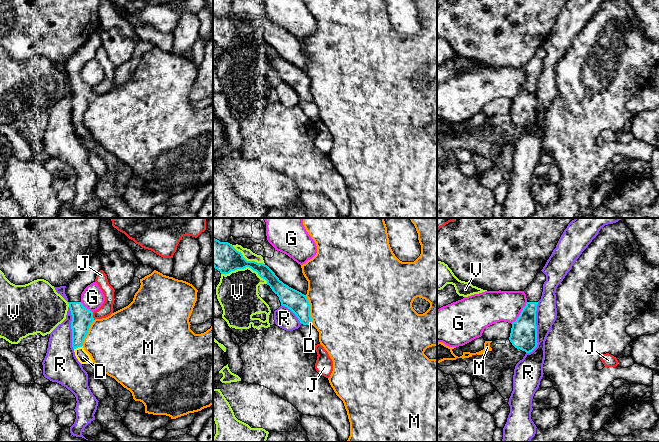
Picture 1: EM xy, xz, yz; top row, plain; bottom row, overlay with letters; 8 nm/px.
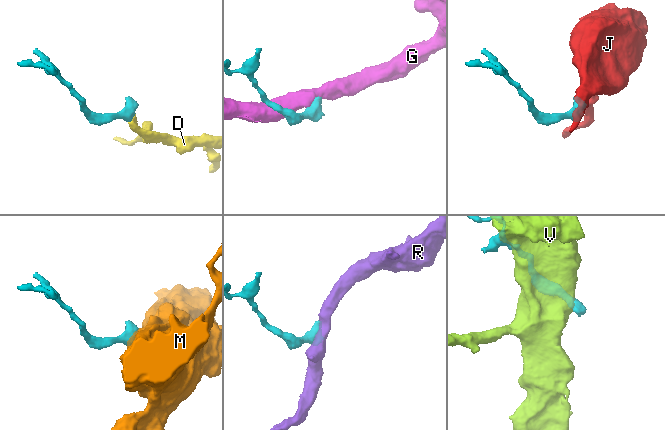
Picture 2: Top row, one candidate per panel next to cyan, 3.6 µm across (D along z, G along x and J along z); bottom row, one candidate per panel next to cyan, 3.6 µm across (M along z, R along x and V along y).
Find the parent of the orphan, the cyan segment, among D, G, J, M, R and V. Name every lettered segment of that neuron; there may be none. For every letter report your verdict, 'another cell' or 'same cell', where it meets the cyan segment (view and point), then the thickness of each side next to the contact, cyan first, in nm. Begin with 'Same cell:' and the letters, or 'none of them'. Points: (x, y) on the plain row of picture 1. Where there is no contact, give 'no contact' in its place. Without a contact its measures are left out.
Same cell: D
D: same cell; meets cyan in xy at (78, 122); 170 nm thick on the cyan side, 100 nm on the other
G: another cell; meets cyan in yz at (520, 89); 220 nm thick on the cyan side, 260 nm on the other
J: another cell; meets cyan in xy at (92, 92); 170 nm thick on the cyan side, 100 nm on the other
M: another cell; meets cyan in xz at (309, 85); 160 nm thick on the cyan side, 500 nm on the other
R: another cell; meets cyan in yz at (536, 105); 220 nm thick on the cyan side, 170 nm on the other
V: another cell; meets cyan in xz at (245, 43); 220 nm thick on the cyan side, 340 nm on the other

